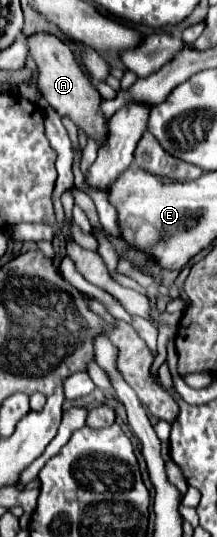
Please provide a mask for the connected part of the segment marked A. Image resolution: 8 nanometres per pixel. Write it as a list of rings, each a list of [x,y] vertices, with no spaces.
[[[35,33],[29,37],[31,57],[39,67],[39,89],[43,97],[57,109],[61,117],[69,117],[77,127],[85,131],[89,139],[93,139],[99,147],[107,141],[107,117],[101,111],[101,95],[89,77],[83,73],[81,65],[75,59],[73,49],[63,43],[59,37],[49,33]]]

